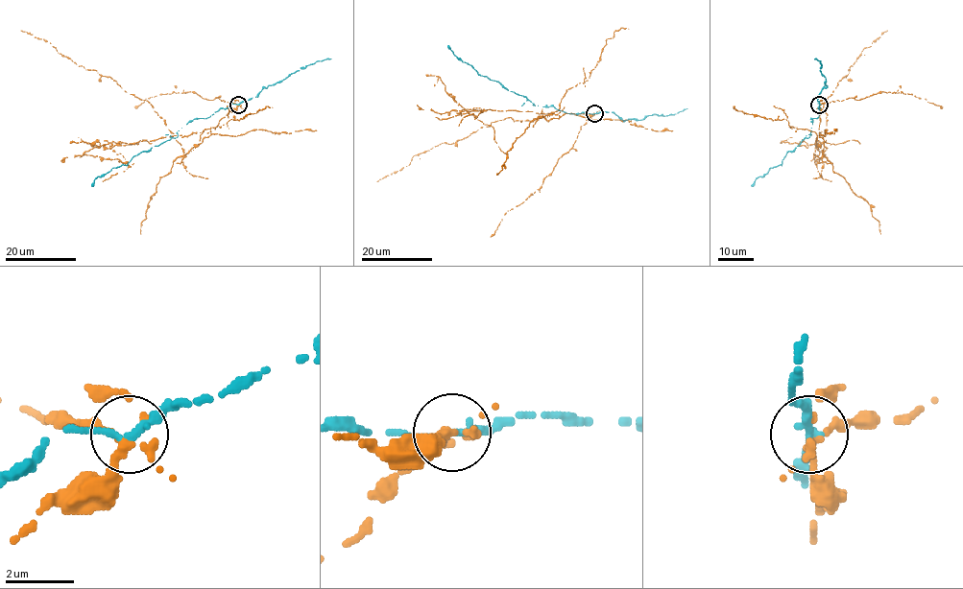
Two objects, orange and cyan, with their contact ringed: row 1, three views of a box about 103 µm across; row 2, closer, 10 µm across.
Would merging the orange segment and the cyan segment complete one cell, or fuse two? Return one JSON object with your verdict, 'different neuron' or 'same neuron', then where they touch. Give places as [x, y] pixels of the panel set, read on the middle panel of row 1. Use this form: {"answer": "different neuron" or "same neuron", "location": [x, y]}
{"answer": "different neuron", "location": [594, 113]}

